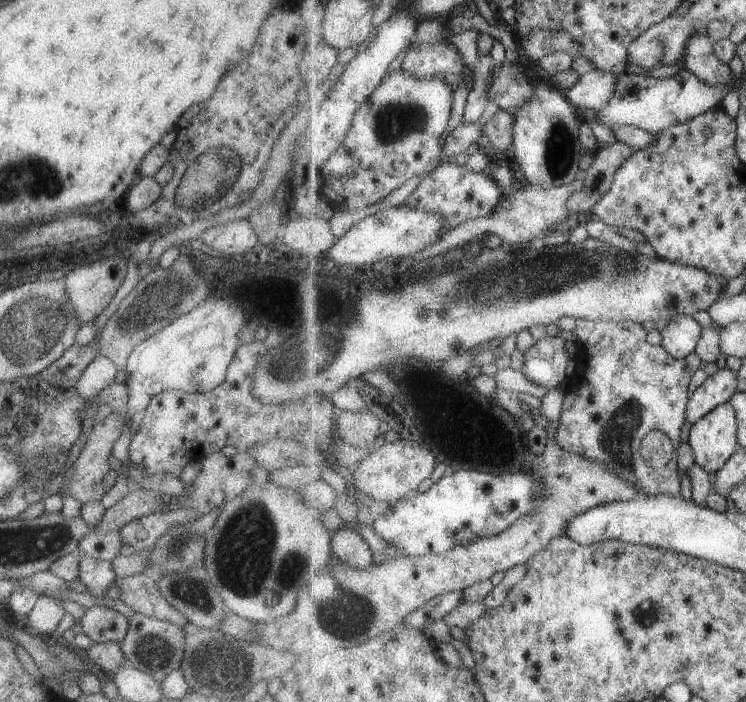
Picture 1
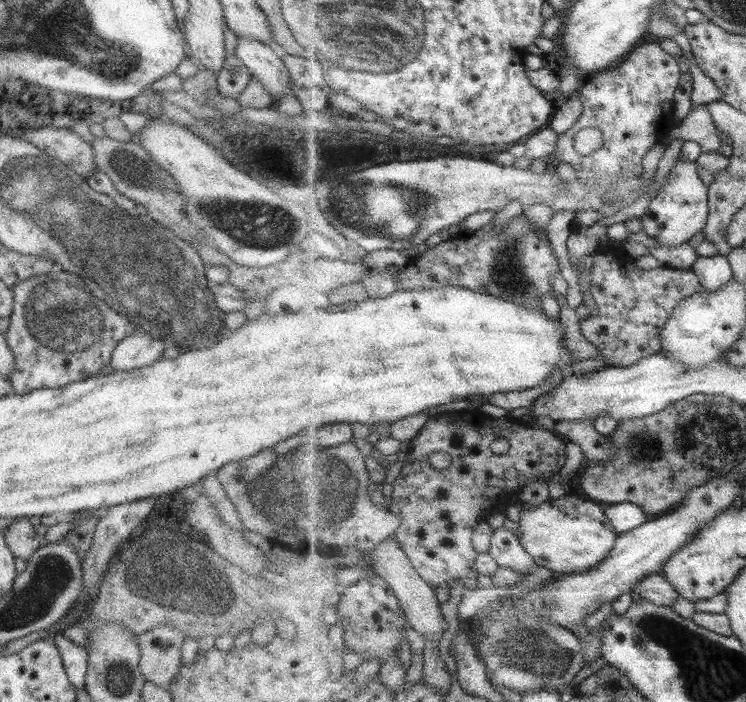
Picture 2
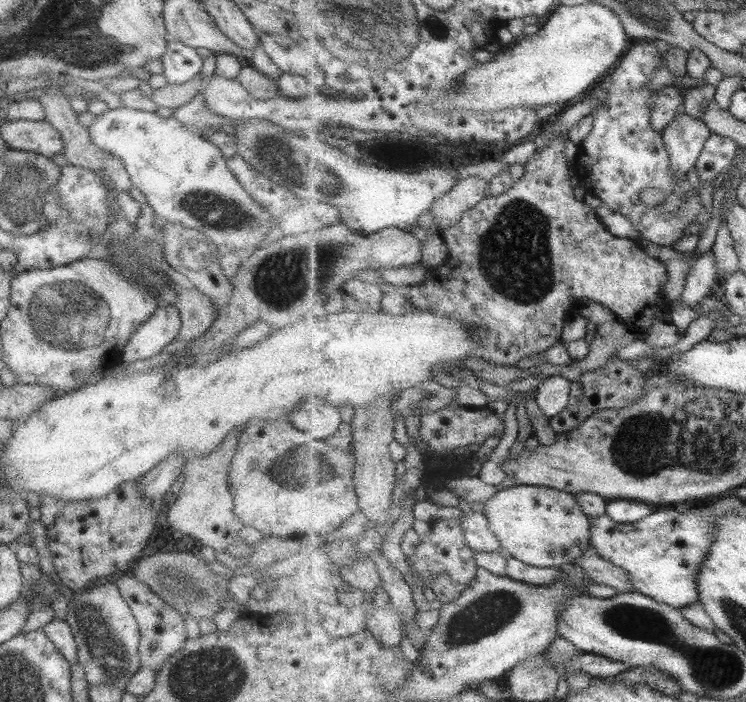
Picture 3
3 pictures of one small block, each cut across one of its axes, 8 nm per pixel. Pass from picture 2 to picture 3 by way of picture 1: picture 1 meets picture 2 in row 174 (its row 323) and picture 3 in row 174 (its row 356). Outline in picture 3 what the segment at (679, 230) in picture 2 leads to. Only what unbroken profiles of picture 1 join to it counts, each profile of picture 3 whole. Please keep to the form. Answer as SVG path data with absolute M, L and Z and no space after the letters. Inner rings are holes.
M682 111L664 128L662 135L679 182L684 181L696 166L705 143L713 133L702 118L693 118Z

